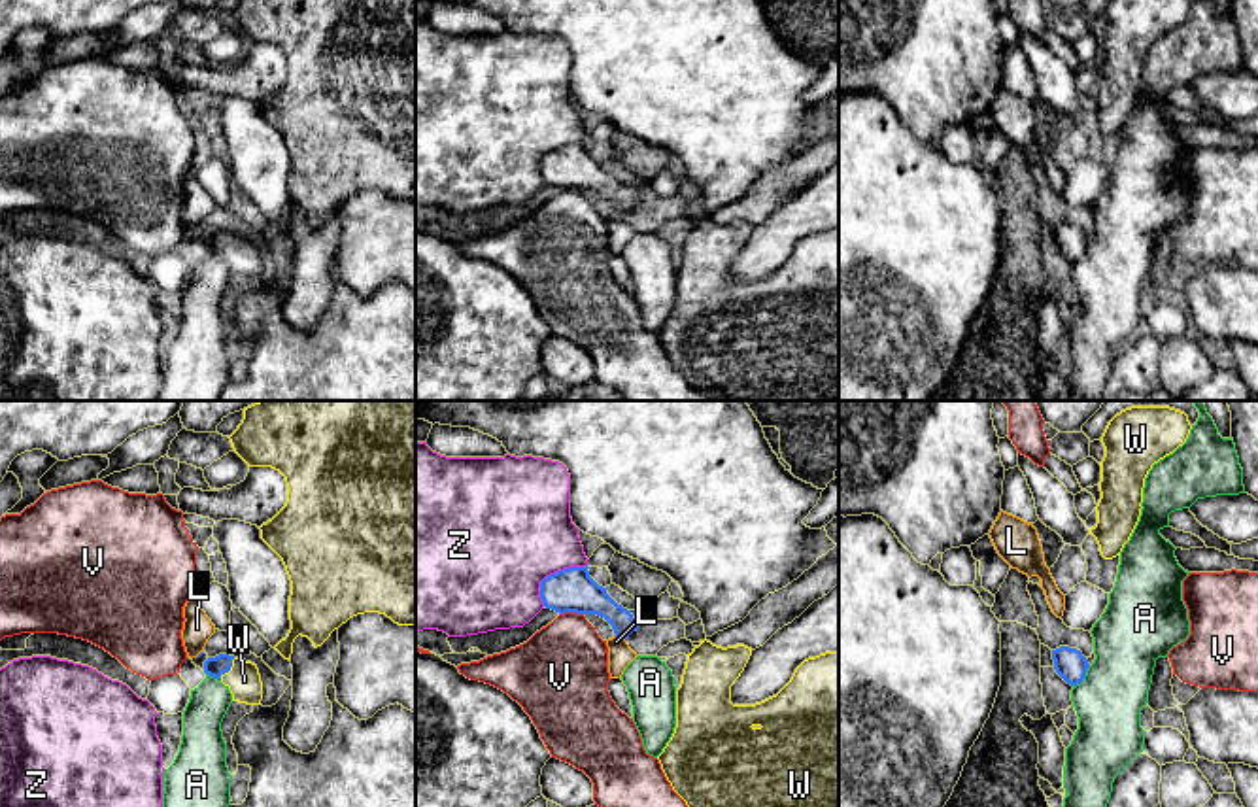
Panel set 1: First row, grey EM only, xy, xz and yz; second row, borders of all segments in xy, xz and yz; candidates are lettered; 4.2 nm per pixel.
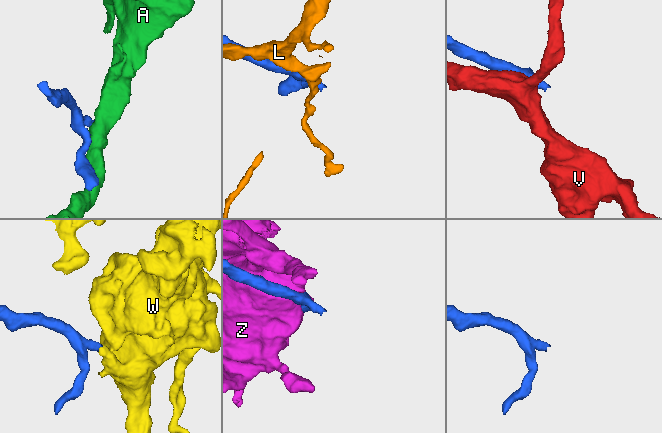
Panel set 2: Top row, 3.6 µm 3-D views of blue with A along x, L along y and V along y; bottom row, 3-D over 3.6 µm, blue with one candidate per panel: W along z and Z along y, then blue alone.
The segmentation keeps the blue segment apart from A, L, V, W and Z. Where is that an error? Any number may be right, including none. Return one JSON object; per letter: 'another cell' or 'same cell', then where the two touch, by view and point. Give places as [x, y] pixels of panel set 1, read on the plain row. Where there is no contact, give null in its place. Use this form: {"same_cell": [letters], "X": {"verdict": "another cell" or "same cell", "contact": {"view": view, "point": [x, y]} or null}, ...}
{"same_cell": ["W"], "A": {"verdict": "another cell", "contact": {"view": "yz", "point": [1085, 252]}}, "L": {"verdict": "another cell", "contact": {"view": "xz", "point": [620, 212]}}, "V": {"verdict": "another cell", "contact": {"view": "xz", "point": [571, 188]}}, "W": {"verdict": "same cell", "contact": {"view": "xy", "point": [229, 246]}}, "Z": {"verdict": "another cell", "contact": {"view": "xz", "point": [554, 150]}}}

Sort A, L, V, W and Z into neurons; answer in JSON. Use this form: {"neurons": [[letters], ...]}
{"neurons": [["A"], ["L"], ["V"], ["W"], ["Z"]]}

